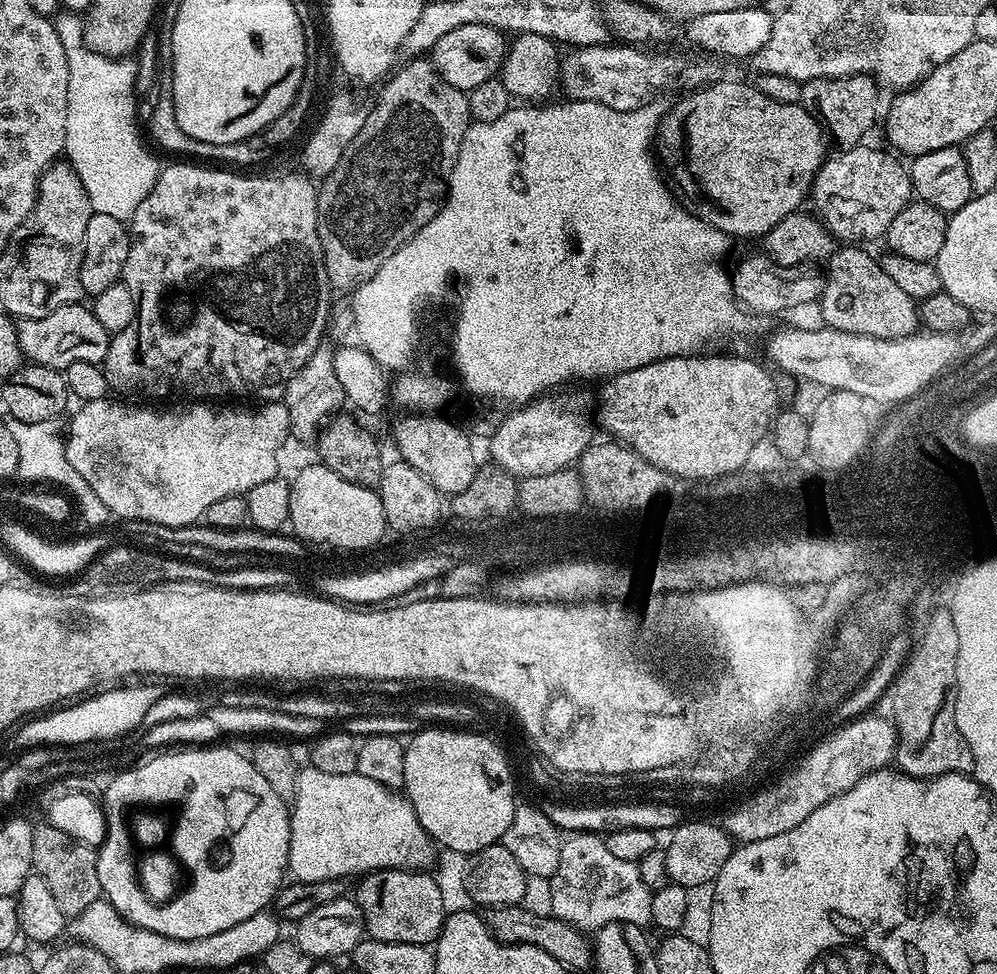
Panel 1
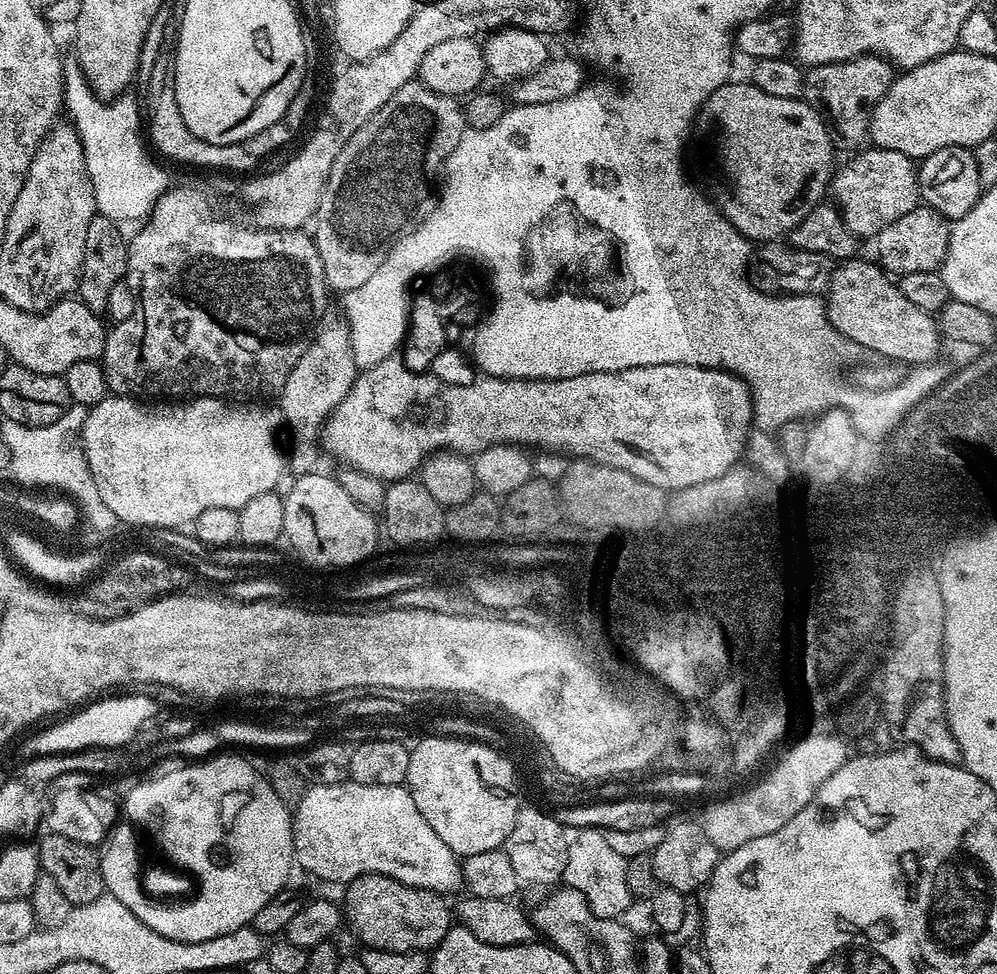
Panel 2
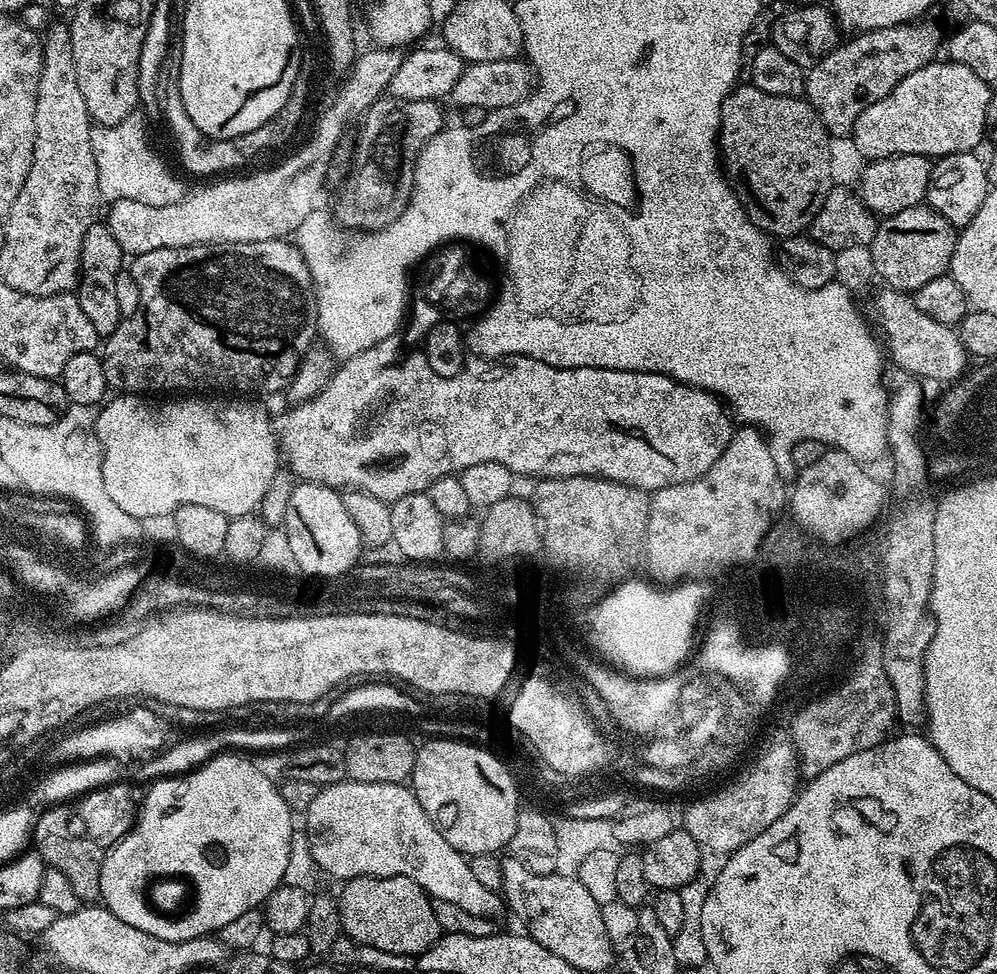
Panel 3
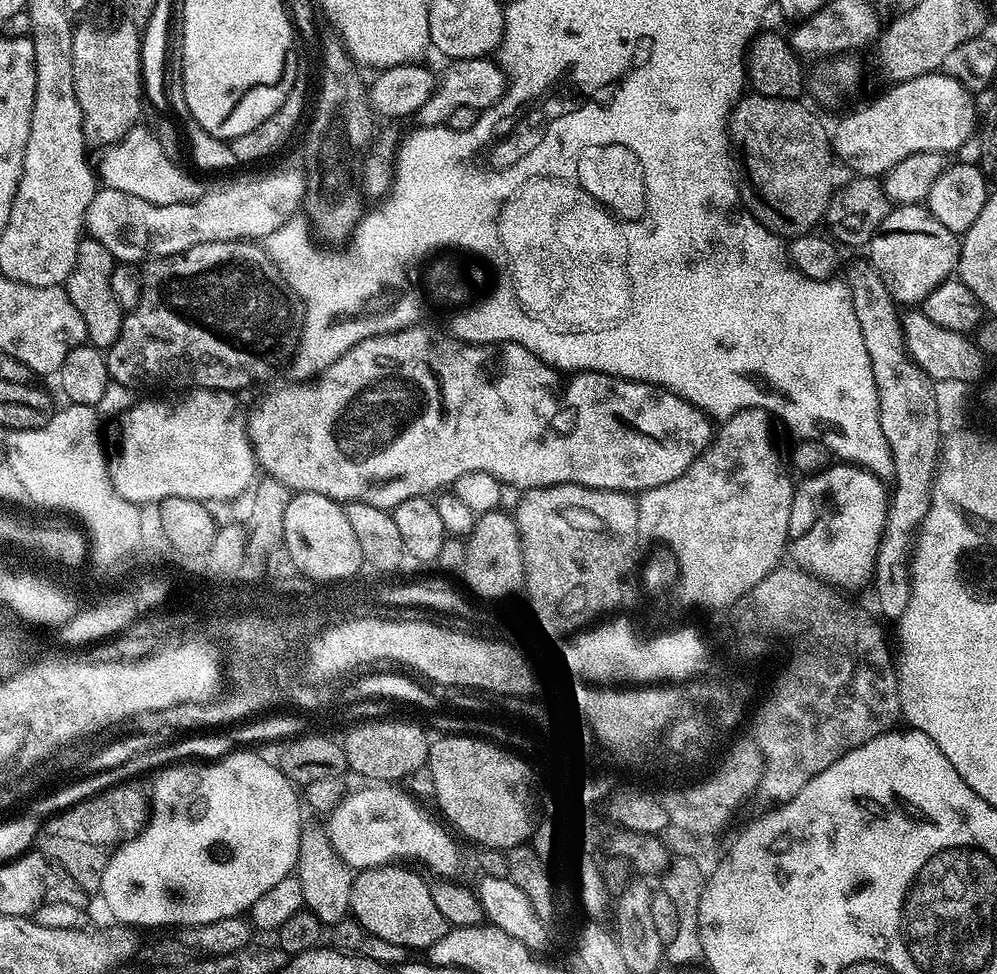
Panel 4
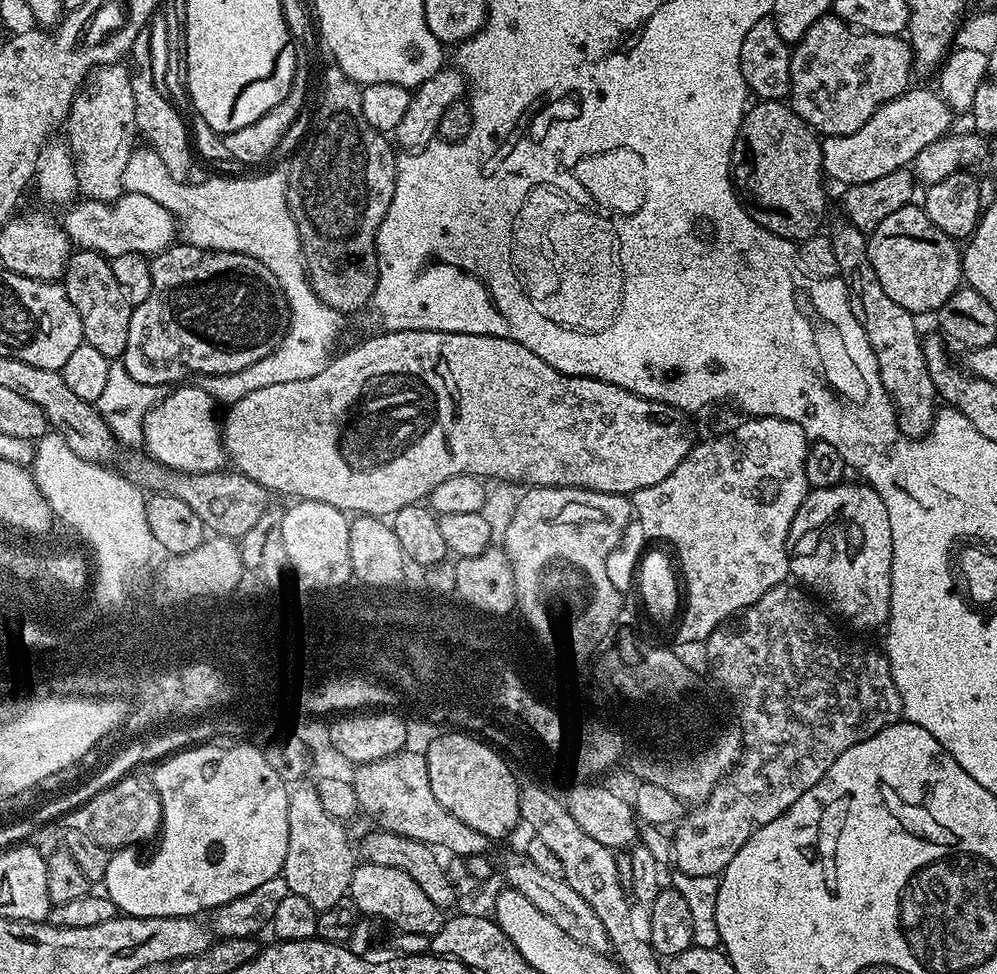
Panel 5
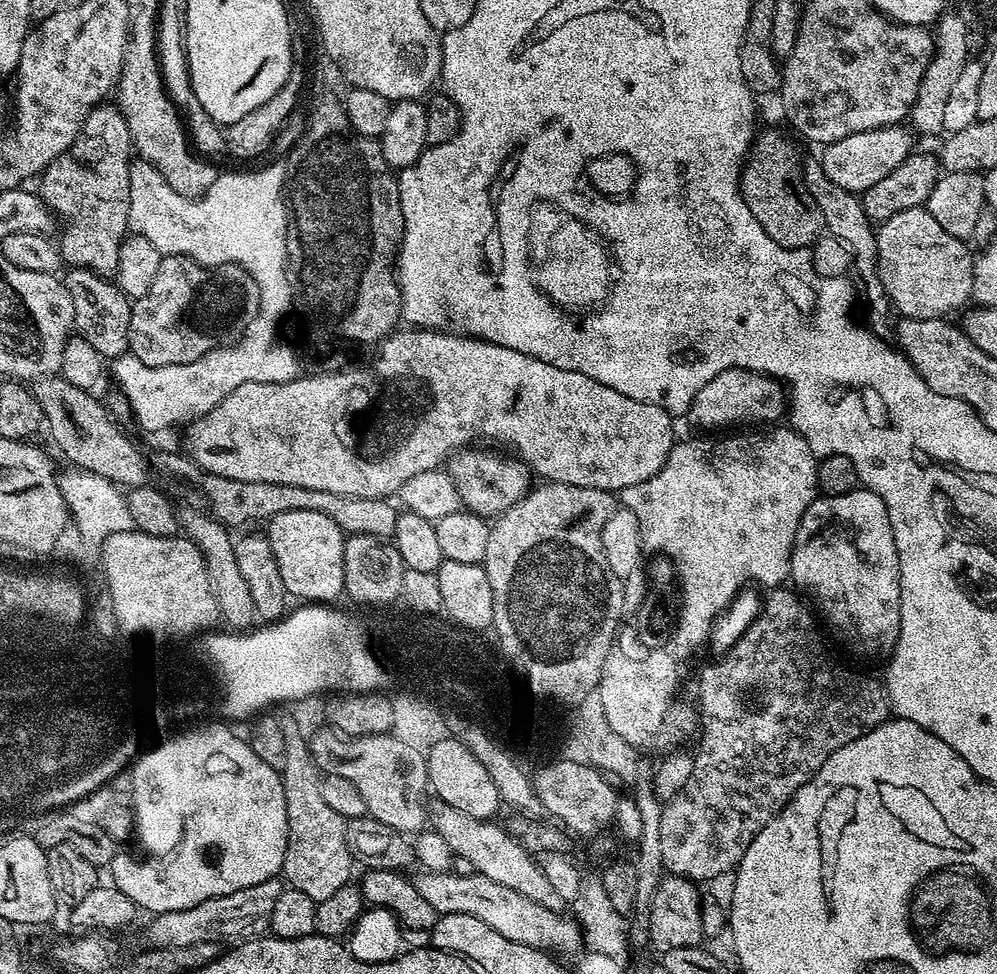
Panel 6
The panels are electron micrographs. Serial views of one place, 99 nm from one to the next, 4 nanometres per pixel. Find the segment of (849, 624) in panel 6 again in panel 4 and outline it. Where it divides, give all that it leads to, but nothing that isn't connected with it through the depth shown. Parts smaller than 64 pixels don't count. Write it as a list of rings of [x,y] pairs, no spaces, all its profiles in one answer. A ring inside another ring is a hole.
[[[847,462],[833,463],[826,470],[803,477],[795,485],[790,506],[790,526],[788,527],[787,555],[791,563],[804,572],[816,576],[825,584],[837,590],[854,590],[873,579],[876,569],[876,555],[887,524],[889,493],[884,492],[885,481],[869,472],[867,468],[857,468]]]

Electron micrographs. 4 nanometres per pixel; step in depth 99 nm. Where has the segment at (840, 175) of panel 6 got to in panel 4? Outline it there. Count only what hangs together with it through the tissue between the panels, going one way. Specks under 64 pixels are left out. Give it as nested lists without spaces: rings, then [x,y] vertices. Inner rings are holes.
[[[937,70],[891,85],[889,92],[844,116],[830,132],[837,161],[853,168],[856,176],[883,177],[902,158],[919,152],[956,152],[978,128],[973,93],[953,76]]]

